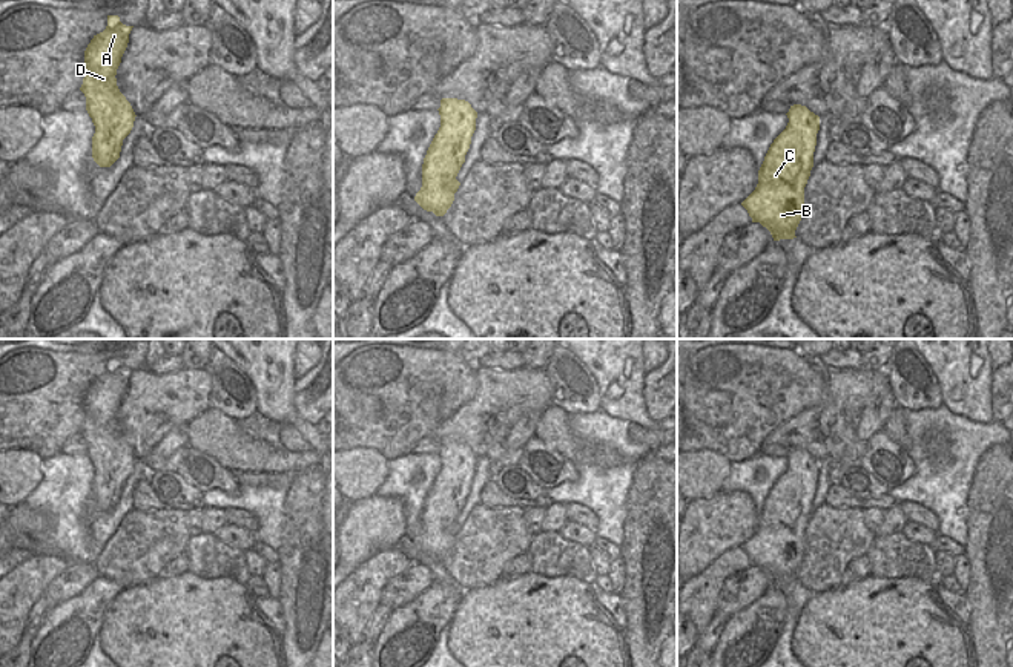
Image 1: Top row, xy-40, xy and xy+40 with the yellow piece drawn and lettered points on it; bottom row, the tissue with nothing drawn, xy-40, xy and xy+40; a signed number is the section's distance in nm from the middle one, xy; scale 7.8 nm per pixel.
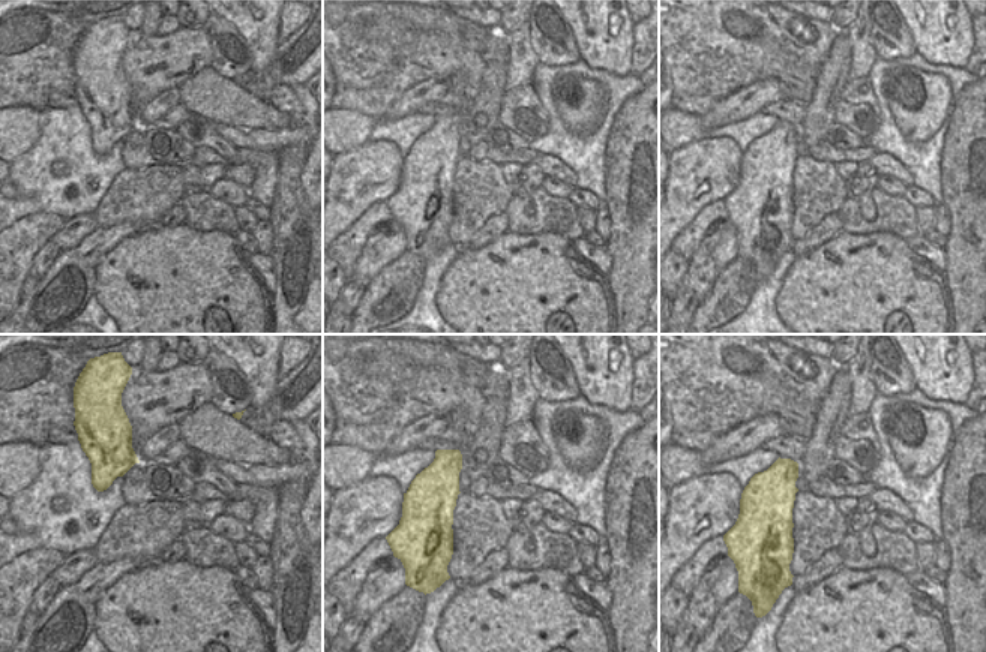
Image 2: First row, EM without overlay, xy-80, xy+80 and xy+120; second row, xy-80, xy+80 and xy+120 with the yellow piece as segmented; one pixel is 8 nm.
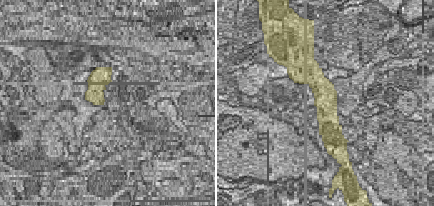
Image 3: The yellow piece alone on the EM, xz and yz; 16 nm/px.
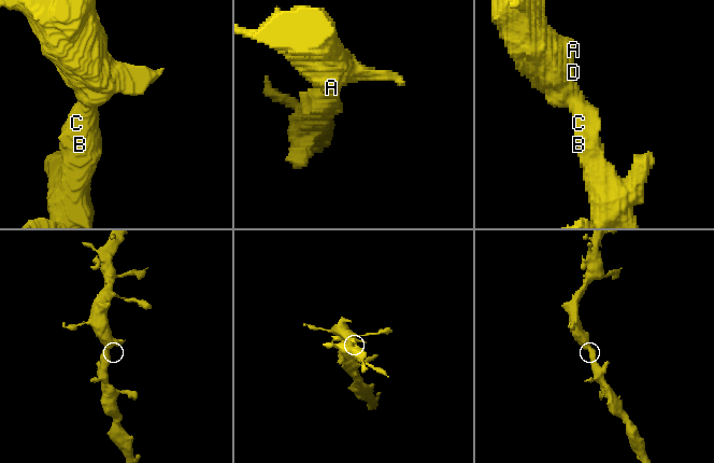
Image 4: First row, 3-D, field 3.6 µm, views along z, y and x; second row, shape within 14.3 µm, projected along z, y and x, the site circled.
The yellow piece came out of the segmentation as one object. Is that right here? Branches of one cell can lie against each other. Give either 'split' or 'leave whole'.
leave whole

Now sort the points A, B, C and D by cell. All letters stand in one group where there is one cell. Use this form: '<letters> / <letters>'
A B C D

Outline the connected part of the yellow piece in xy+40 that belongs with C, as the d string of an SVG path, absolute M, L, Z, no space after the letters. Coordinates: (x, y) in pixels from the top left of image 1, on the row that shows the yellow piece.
M794 104L786 115L789 123L770 144L758 170L755 190L741 202L752 222L766 227L774 241L797 238L795 230L803 218L804 187L813 167L813 152L820 130L820 117L806 106Z

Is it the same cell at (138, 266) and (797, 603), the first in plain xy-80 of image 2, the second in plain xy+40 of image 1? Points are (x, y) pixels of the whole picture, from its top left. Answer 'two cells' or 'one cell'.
two cells

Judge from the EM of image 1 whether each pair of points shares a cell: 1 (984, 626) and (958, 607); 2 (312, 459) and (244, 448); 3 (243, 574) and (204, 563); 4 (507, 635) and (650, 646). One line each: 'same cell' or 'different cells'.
1: different cells
2: same cell
3: same cell
4: different cells

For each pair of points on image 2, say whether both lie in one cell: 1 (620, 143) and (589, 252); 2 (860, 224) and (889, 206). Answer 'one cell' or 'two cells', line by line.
1: two cells
2: one cell

